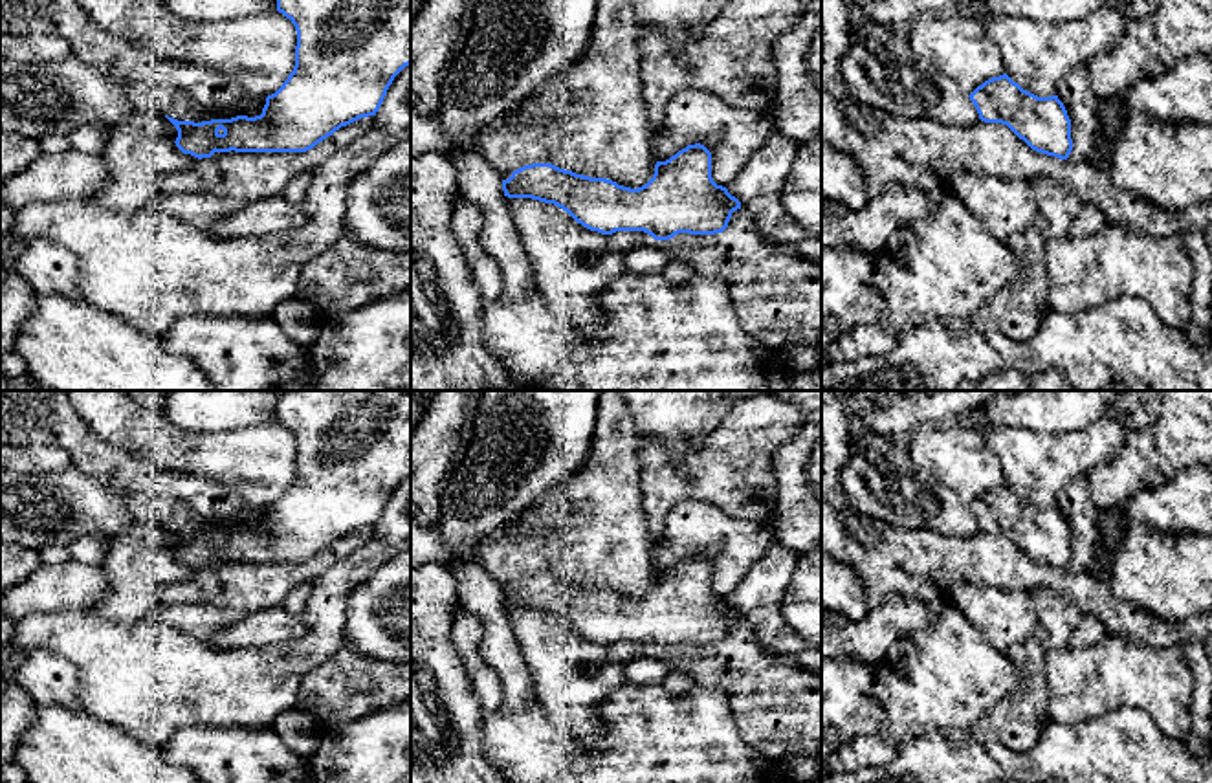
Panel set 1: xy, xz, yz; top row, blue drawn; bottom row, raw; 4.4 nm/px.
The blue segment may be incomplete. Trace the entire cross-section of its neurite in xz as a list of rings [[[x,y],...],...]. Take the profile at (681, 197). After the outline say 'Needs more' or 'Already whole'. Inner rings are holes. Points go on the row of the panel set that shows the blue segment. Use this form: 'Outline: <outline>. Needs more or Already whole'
Outline: [[[700,143],[656,161],[653,178],[638,189],[552,163],[532,163],[502,180],[502,191],[508,198],[554,204],[601,235],[644,231],[655,240],[678,233],[722,233],[732,213],[741,209],[741,202],[713,182],[711,152]]]. Already whole

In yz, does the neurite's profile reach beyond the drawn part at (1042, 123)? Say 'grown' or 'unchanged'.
unchanged

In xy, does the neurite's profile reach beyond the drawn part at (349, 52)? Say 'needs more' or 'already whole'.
already whole

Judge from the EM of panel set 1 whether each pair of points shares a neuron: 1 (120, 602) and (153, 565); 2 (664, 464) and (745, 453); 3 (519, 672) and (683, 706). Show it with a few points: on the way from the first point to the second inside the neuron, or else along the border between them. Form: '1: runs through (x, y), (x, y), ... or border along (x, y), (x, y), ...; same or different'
1: runs through (129, 593), (143, 574); same
2: runs through (684, 464), (725, 464); same
3: border along (534, 694), (516, 712), (503, 712), (499, 708); different

